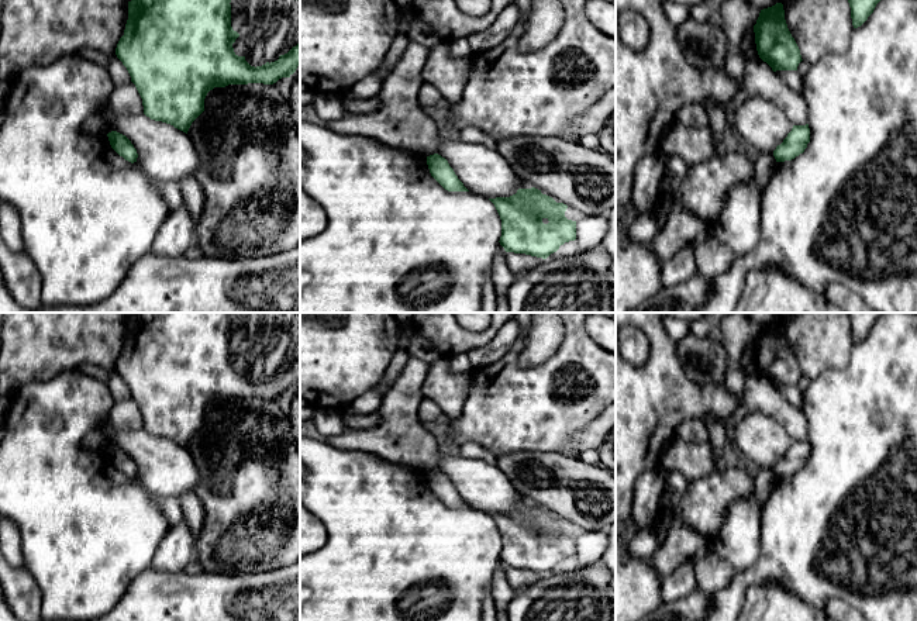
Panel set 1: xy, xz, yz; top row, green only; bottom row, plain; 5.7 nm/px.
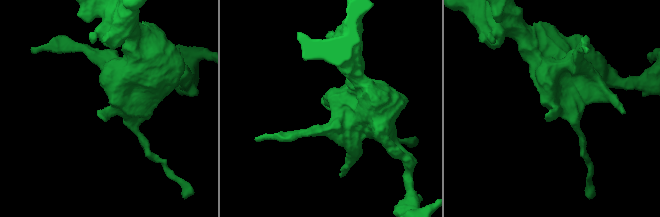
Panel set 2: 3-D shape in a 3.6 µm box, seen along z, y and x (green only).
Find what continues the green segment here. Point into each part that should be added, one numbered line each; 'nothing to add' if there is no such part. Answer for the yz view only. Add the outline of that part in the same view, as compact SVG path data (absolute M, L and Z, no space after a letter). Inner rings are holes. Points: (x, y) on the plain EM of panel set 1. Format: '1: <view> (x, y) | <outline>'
nothing to add

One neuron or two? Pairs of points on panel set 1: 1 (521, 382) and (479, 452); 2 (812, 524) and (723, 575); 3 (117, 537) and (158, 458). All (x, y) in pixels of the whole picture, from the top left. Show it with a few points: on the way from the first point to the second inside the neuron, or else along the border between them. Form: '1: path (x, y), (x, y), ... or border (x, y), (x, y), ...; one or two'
1: border (459, 444), (475, 441), (495, 456); two
2: border (735, 572), (727, 585), (710, 594); two
3: border (137, 476), (151, 494); two

